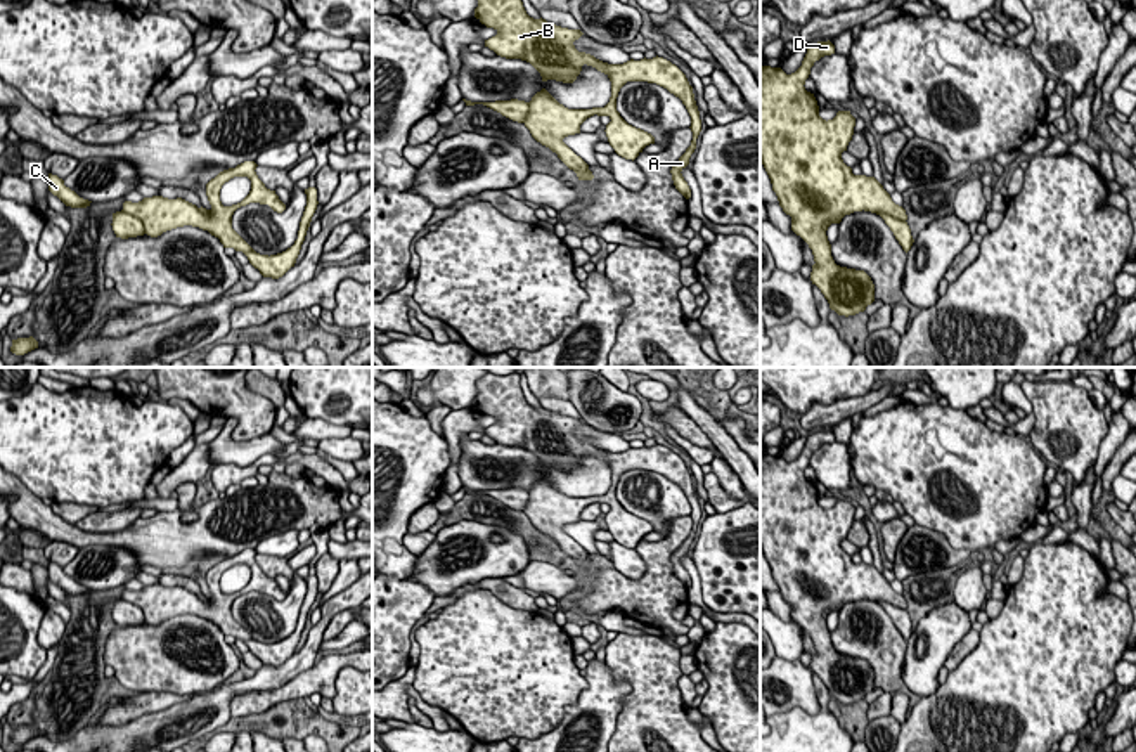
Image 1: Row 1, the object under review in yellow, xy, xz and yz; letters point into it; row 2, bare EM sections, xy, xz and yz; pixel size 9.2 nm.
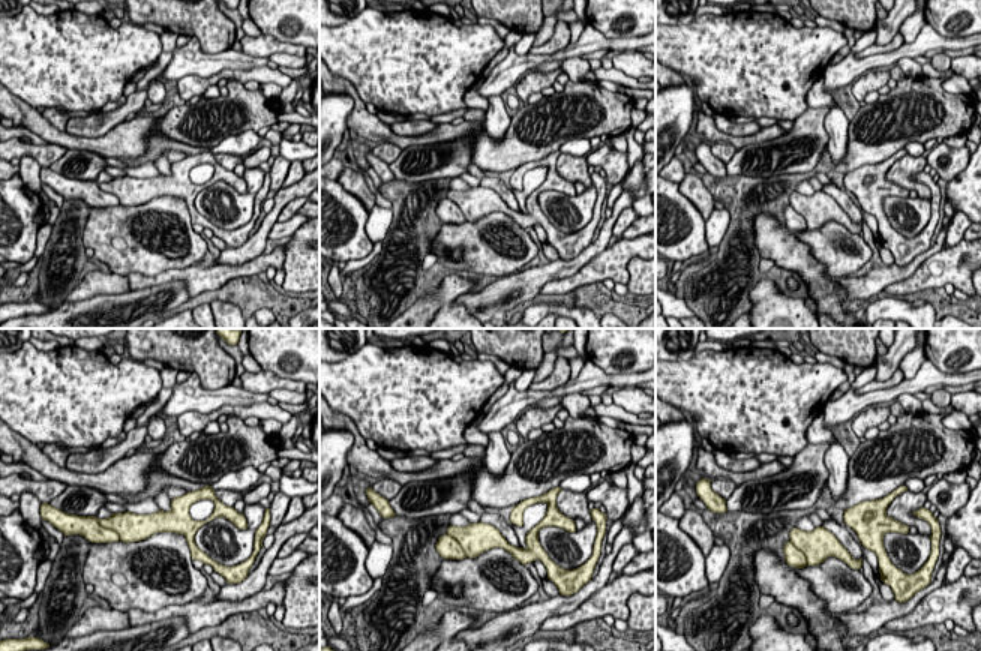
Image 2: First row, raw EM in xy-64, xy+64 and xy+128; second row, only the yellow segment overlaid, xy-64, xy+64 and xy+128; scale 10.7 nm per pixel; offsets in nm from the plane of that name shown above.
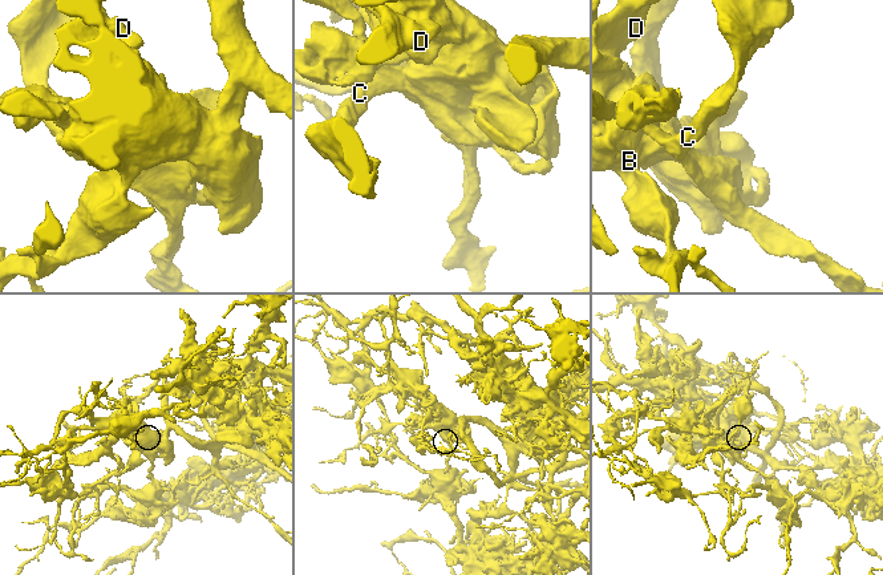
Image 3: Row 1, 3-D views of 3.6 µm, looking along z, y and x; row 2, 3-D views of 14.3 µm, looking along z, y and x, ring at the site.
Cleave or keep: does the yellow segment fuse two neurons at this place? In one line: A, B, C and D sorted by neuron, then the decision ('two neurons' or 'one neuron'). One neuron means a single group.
A B D / C | two neurons

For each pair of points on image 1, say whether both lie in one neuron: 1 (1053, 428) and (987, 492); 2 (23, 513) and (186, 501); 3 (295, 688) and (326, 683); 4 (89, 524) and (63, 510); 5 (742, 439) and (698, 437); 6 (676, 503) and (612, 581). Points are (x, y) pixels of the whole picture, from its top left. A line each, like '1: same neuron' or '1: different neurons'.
1: different neurons
2: different neurons
3: same neuron
4: different neurons
5: different neurons
6: different neurons

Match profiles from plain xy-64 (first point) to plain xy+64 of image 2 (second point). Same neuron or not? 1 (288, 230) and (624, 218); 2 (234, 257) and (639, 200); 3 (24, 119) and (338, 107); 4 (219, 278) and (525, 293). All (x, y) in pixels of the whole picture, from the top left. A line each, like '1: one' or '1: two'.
1: two
2: two
3: two
4: two

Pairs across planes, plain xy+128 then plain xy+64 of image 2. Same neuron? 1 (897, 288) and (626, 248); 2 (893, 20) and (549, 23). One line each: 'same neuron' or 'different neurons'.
1: same neuron
2: same neuron

